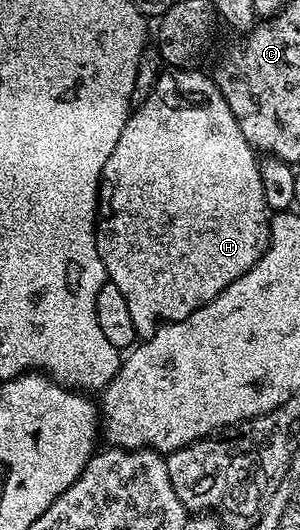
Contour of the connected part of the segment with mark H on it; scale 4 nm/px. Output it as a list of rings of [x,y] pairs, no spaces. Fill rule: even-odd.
[[[166,70],[159,75],[152,94],[148,94],[148,102],[133,109],[126,119],[124,130],[120,130],[120,139],[116,142],[116,150],[112,150],[108,162],[104,162],[102,183],[98,185],[98,215],[94,233],[101,264],[106,267],[109,283],[114,284],[120,294],[124,294],[124,302],[128,302],[128,311],[132,314],[132,326],[136,326],[142,338],[154,336],[159,326],[188,318],[188,314],[215,300],[224,289],[232,286],[232,282],[236,282],[236,278],[252,270],[254,263],[270,247],[271,217],[264,202],[264,186],[260,186],[256,150],[244,138],[238,119],[232,114],[213,79],[209,75],[201,76],[198,72],[190,71]]]

